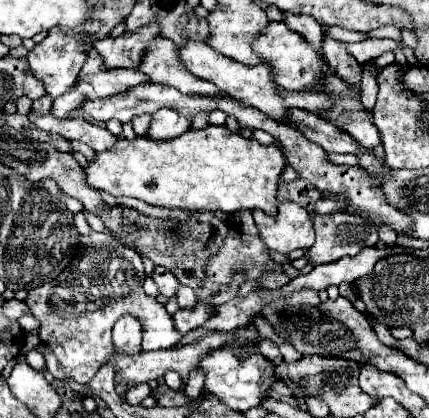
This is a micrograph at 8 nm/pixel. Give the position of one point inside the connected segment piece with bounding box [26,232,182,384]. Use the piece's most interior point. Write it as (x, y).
(103, 282)

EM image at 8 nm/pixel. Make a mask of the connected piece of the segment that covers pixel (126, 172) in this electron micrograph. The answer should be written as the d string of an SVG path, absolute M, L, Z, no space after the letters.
M28 114L28 118L48 134L60 134L66 140L84 142L98 152L96 160L88 162L86 168L88 184L98 190L106 190L112 196L130 196L162 208L206 210L212 202L212 186L222 186L222 192L218 192L218 208L222 208L222 212L232 214L246 208L258 208L268 216L278 214L278 182L286 160L282 150L274 144L262 146L256 140L244 140L244 136L230 132L224 126L188 130L182 136L166 142L154 142L146 136L138 136L130 142L126 138L118 140L118 136L110 134L106 128L86 122L82 116L58 120L50 114Z

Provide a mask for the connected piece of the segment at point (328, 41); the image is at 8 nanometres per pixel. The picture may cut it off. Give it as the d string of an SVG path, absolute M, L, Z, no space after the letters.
M324 36L324 46L322 46L322 54L330 64L330 70L340 76L346 84L350 86L360 86L362 84L362 66L356 62L354 56L350 56L344 50L342 42L332 40L330 36Z

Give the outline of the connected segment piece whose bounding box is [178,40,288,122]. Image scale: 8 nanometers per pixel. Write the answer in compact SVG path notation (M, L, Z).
M188 40L184 46L178 46L178 60L196 78L202 78L202 80L216 84L216 88L220 92L262 110L266 116L270 116L278 122L286 122L286 110L288 108L282 104L282 100L278 100L276 84L274 84L274 80L270 80L270 72L266 72L266 64L246 66L246 64L236 62L236 60L230 60L228 56L214 52L206 42L194 42L194 40Z

